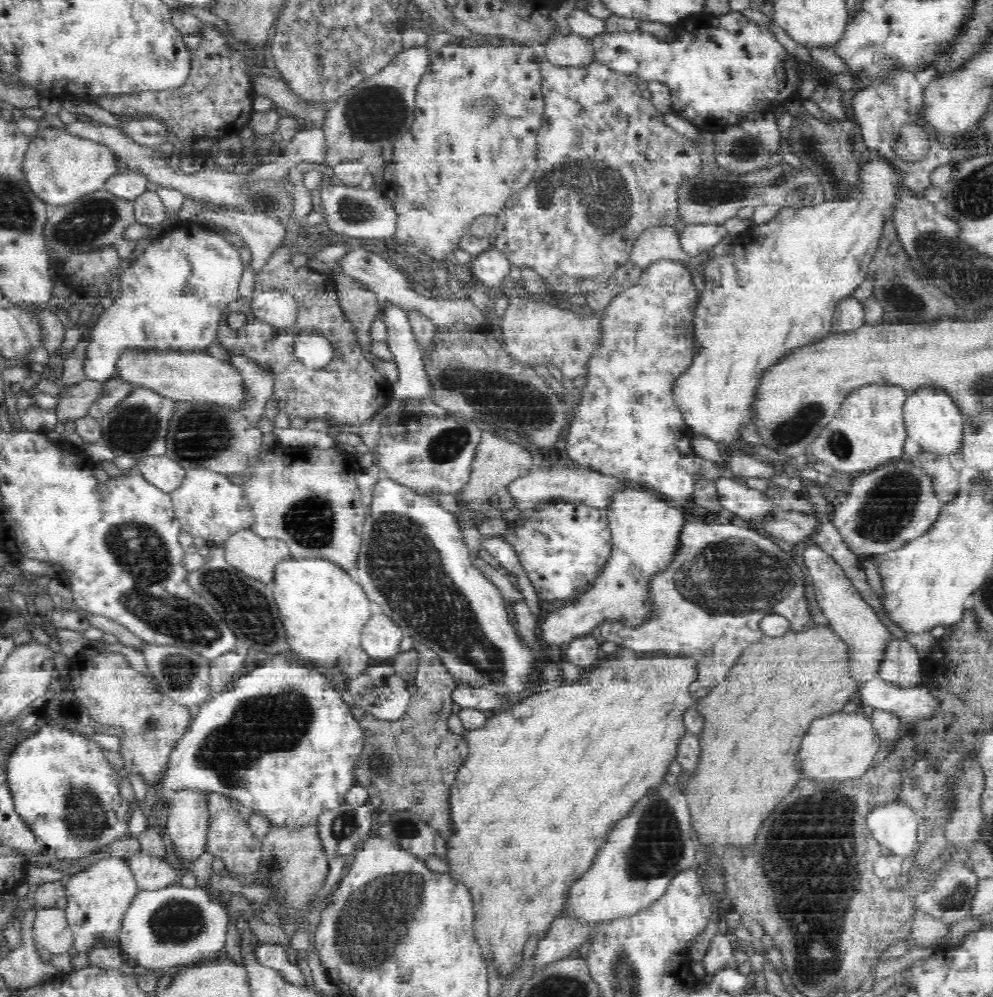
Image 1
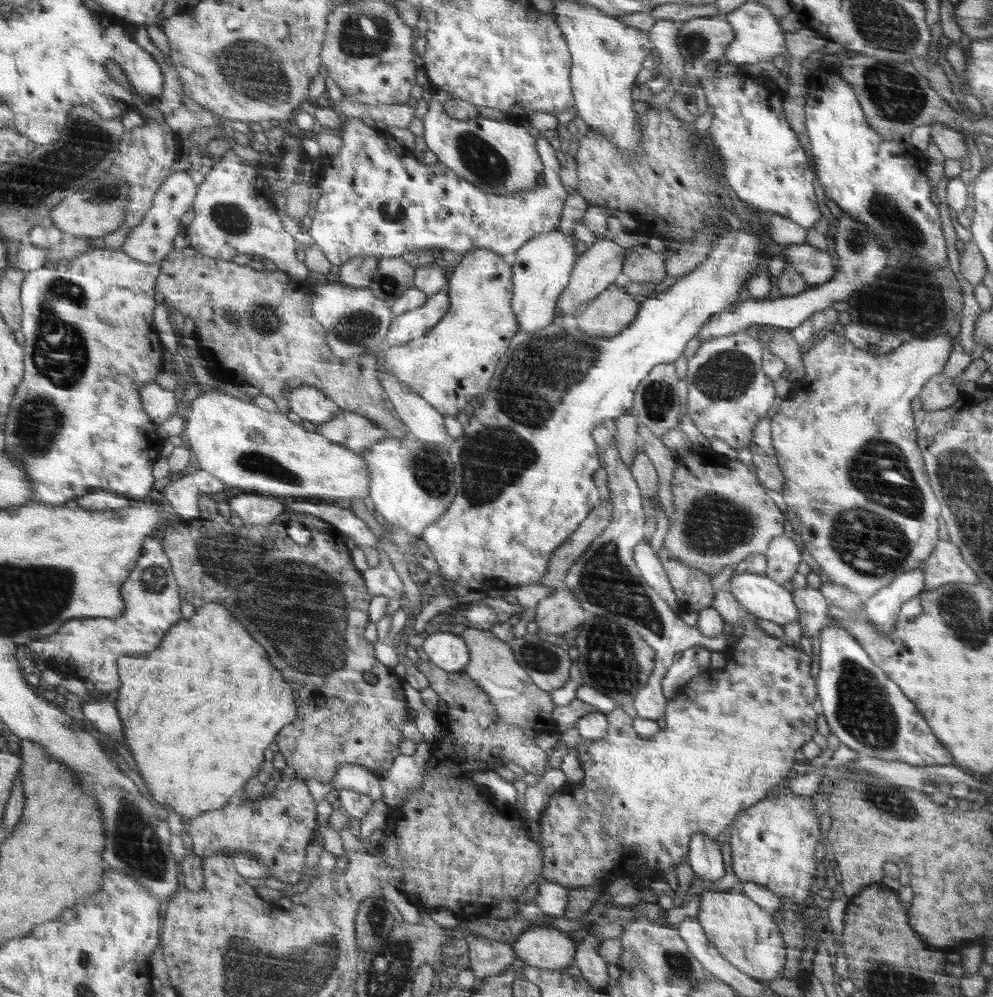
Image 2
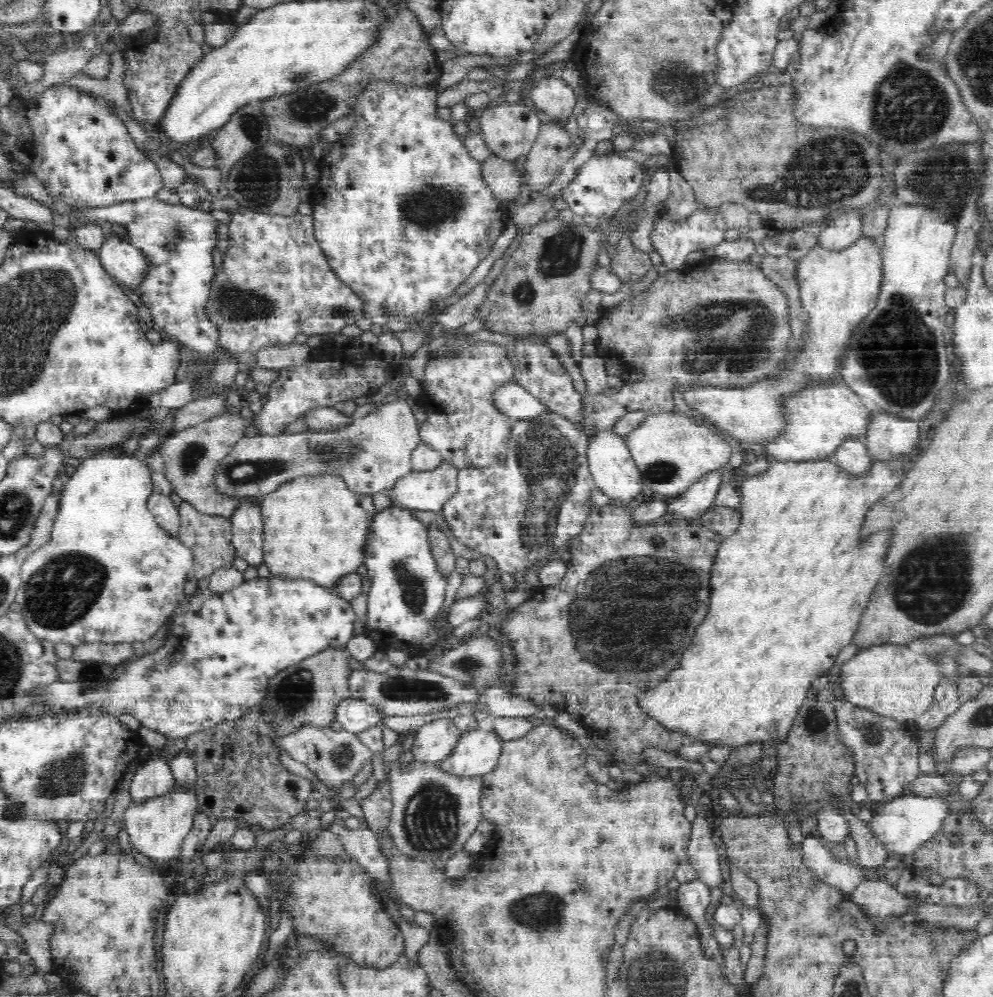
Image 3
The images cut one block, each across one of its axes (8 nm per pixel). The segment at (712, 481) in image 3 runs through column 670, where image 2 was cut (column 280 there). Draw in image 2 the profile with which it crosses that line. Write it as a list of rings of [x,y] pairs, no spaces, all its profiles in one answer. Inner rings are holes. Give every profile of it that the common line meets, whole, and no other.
[[[246,491],[233,499],[229,499],[232,512],[235,512],[242,519],[244,524],[249,526],[260,526],[268,528],[268,524],[274,523],[276,517],[284,513],[284,498],[273,495],[260,495],[258,492]]]

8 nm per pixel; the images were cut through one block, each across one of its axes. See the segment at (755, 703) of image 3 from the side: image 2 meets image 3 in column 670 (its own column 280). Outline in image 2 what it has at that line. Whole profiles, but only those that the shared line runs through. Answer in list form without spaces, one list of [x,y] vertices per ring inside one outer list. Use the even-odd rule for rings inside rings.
[[[208,603],[205,607],[197,609],[197,613],[189,619],[184,618],[180,623],[173,627],[169,632],[170,636],[162,641],[158,651],[147,653],[139,656],[126,656],[119,661],[119,670],[122,672],[124,686],[115,696],[116,707],[119,710],[122,722],[126,724],[126,736],[130,742],[130,748],[134,750],[134,756],[144,770],[144,776],[148,780],[148,786],[152,794],[158,798],[158,802],[166,804],[169,808],[174,809],[182,819],[193,819],[202,816],[205,812],[223,809],[228,806],[237,792],[241,792],[244,784],[260,770],[260,764],[264,762],[262,754],[264,750],[274,742],[274,736],[280,734],[282,728],[296,719],[296,702],[292,688],[284,680],[284,676],[272,666],[270,658],[266,656],[264,648],[246,632],[242,622],[234,616],[231,608],[226,605]]]

